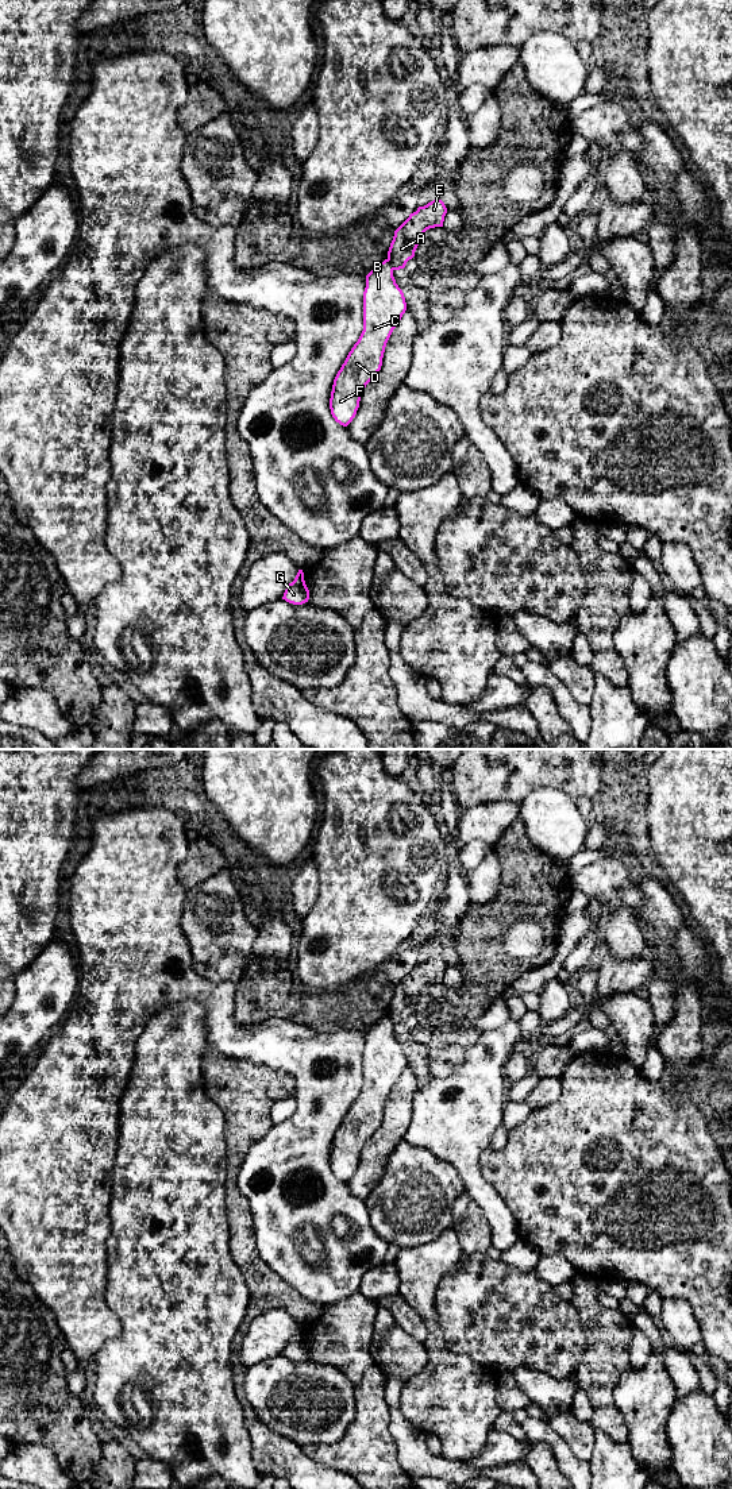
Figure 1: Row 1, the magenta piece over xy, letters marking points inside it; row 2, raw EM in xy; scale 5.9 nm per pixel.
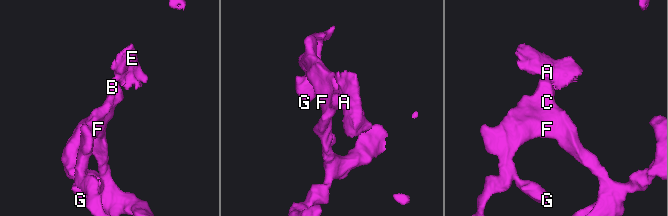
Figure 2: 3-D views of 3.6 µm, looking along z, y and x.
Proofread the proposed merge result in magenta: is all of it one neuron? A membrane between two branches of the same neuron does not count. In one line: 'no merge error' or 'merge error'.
merge error

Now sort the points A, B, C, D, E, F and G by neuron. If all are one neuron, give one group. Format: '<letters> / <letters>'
A E / B C D F G

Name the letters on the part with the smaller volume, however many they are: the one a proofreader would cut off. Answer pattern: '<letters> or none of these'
A, E

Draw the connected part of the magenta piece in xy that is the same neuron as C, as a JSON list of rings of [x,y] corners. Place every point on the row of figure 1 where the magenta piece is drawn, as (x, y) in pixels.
[[[385,259],[366,275],[363,331],[334,379],[330,409],[340,425],[347,427],[355,417],[362,393],[381,370],[386,343],[405,310],[404,293]]]

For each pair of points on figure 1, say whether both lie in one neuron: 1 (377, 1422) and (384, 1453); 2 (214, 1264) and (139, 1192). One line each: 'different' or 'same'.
1: same
2: same

